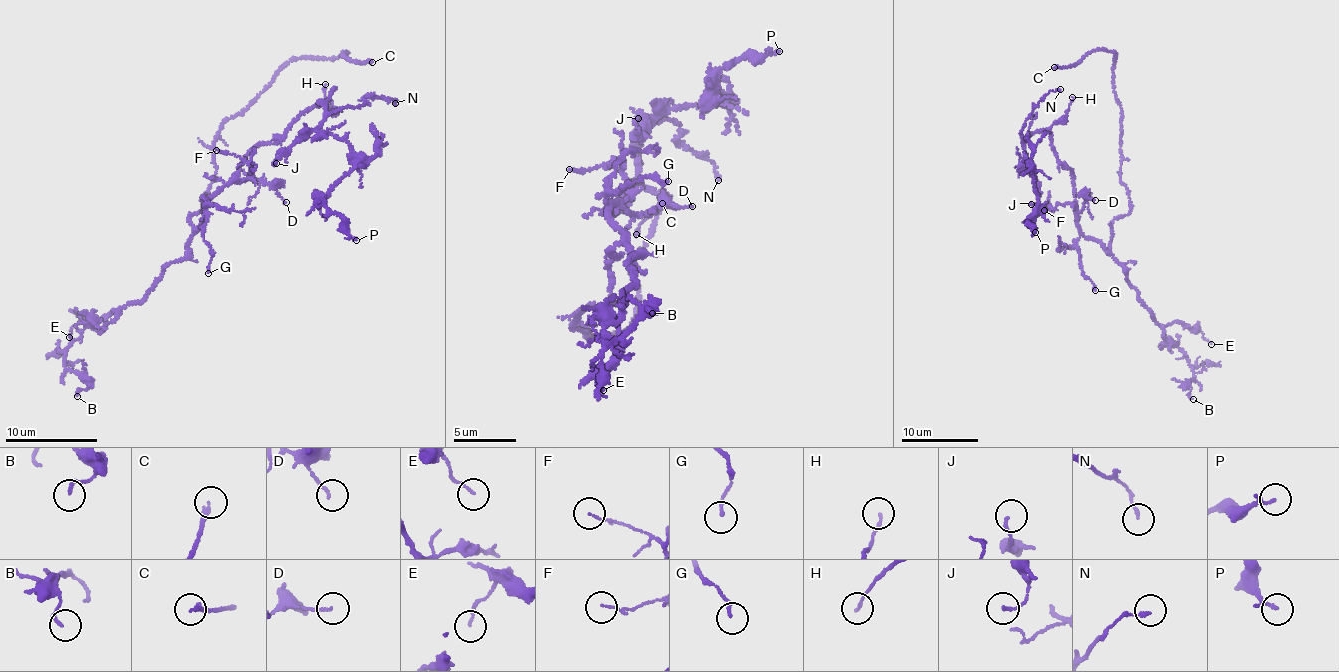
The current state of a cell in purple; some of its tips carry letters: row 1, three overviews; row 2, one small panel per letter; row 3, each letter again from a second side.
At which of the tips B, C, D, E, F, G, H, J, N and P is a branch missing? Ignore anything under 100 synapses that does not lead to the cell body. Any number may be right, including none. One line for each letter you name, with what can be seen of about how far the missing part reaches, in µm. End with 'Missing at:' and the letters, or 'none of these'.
C: 10 µm
Missing at: C

